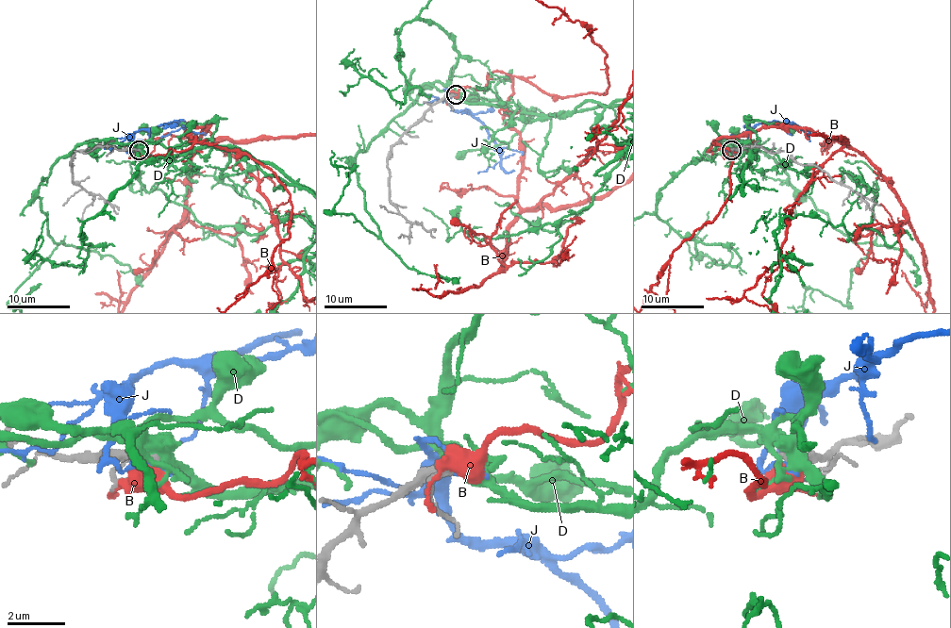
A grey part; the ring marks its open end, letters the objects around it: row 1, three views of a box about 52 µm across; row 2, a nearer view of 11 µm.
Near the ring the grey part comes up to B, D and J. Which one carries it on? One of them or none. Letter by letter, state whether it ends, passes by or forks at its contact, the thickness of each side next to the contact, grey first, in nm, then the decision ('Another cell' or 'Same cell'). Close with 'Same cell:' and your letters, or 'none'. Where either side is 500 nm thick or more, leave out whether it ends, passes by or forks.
B: Thickness 260 nm (grey) against 600 nm. Another cell
D: Thickness 240 nm (grey) against 500 nm. Another cell
J: It ends there. Thickness 280 nm (grey) against 200 nm. Another cell
Same cell: none

